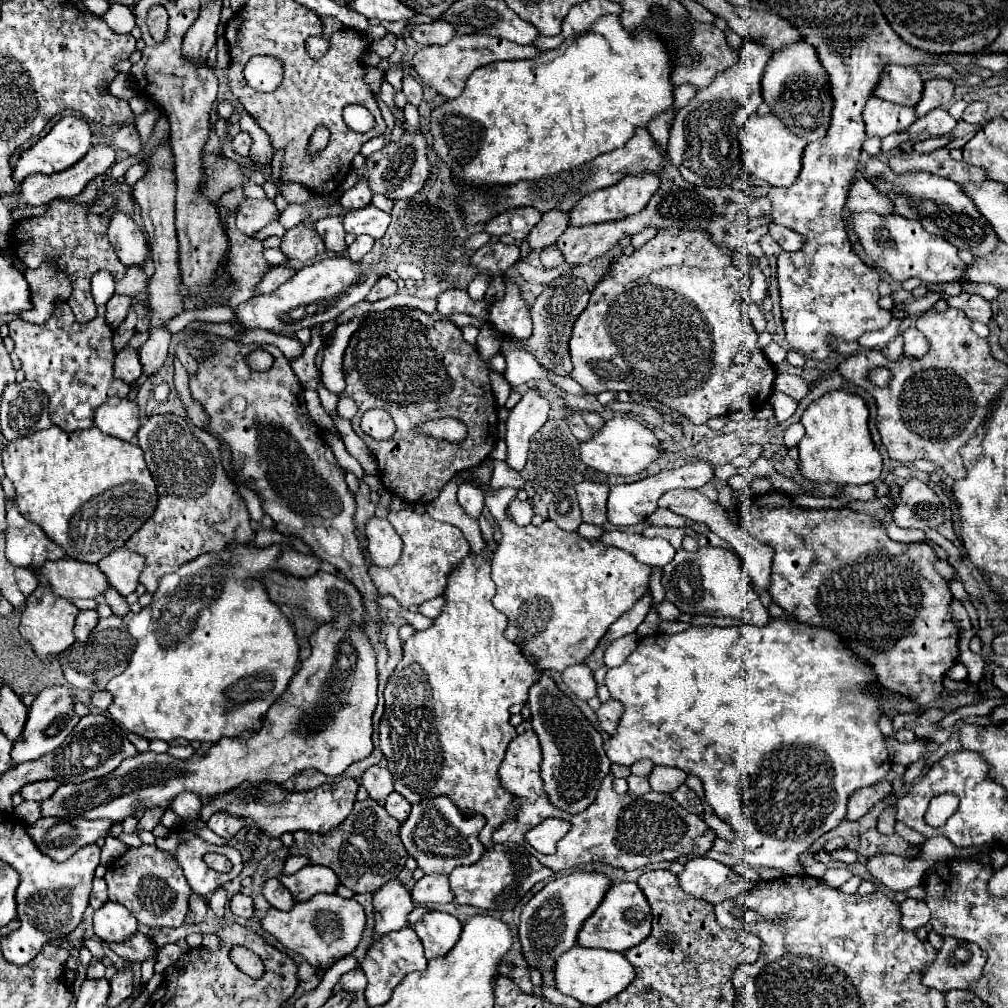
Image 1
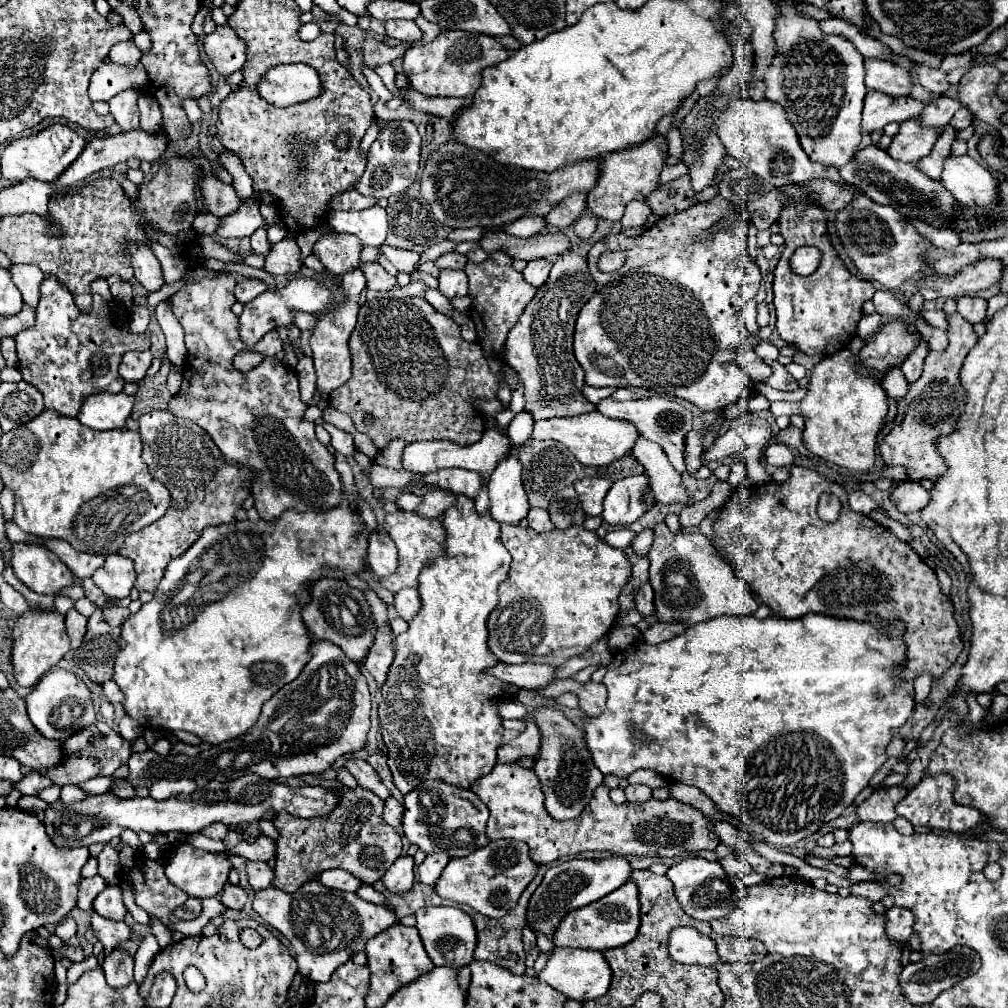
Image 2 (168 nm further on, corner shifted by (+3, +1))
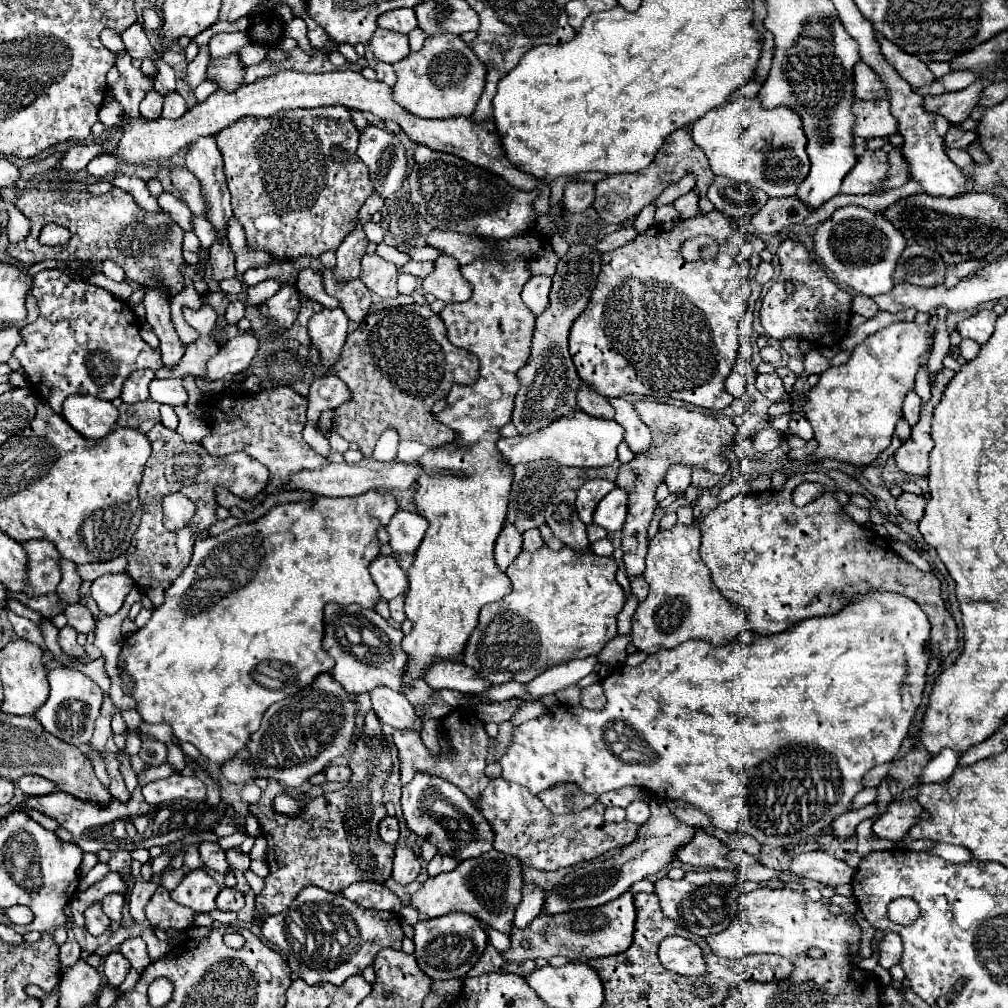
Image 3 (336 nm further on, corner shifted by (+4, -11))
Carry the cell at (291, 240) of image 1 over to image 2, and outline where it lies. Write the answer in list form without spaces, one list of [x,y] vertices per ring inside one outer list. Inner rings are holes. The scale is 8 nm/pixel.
[[[283,238],[281,242],[273,244],[269,256],[265,258],[265,266],[263,270],[269,274],[295,274],[299,272],[301,264],[299,264],[299,246],[293,238]]]

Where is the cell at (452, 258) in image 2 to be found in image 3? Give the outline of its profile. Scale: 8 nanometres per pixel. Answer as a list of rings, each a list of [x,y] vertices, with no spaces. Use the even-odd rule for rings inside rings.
[[[410,262],[402,268],[402,272],[408,272],[408,274],[414,274],[416,278],[426,278],[430,272],[434,272],[434,264],[432,262]]]

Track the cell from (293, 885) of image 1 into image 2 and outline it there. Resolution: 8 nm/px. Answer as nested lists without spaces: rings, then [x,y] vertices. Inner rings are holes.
[[[339,868],[319,874],[317,880],[323,882],[327,888],[335,888],[335,890],[343,890],[343,892],[357,892],[359,886],[361,886],[359,878],[355,878],[347,870],[339,870]]]

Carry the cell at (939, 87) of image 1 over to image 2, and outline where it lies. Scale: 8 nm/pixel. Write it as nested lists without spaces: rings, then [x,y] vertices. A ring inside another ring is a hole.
[[[915,64],[911,70],[913,70],[913,74],[917,74],[917,80],[925,90],[929,90],[933,94],[945,94],[949,90],[949,84],[945,80],[945,72],[941,68]]]

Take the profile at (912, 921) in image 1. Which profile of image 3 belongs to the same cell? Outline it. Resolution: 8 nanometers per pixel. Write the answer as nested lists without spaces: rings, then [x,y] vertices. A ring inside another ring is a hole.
[[[888,932],[880,942],[880,966],[892,968],[894,964],[900,962],[900,956],[902,956],[902,938],[898,934]]]

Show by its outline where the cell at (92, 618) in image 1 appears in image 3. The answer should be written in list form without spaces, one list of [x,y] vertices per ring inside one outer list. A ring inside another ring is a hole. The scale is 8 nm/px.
[[[64,626],[64,628],[60,630],[58,642],[60,642],[62,650],[64,650],[68,656],[82,658],[86,652],[84,652],[84,646],[80,646],[80,644],[76,642],[76,636],[78,636],[78,632],[76,632],[72,626]]]

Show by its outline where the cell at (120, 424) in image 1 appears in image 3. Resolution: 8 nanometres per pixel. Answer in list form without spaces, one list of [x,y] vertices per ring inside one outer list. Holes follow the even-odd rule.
[[[70,396],[62,404],[64,420],[88,440],[102,440],[118,422],[118,408],[96,396]]]

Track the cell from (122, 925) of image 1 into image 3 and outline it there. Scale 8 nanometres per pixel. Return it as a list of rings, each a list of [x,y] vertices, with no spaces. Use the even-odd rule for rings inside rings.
[[[108,894],[102,900],[102,910],[112,922],[122,922],[122,906],[124,906],[122,894]]]

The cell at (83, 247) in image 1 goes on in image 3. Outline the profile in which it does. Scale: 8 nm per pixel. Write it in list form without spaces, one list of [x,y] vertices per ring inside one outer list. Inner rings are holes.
[[[114,188],[100,196],[72,194],[72,192],[42,192],[24,190],[16,202],[16,208],[30,220],[30,234],[10,246],[10,256],[22,264],[38,264],[44,260],[78,262],[88,268],[98,268],[104,260],[118,264],[128,280],[140,282],[142,286],[160,288],[166,294],[176,294],[182,290],[182,276],[178,268],[182,260],[182,238],[184,230],[172,220],[166,210],[146,212],[142,210],[132,194]],[[56,222],[72,232],[72,238],[62,248],[40,248],[38,234],[44,224]]]

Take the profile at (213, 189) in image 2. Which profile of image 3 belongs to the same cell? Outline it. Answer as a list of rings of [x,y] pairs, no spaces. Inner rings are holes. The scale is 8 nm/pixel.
[[[176,168],[176,170],[172,170],[172,182],[174,182],[176,190],[180,190],[180,194],[182,194],[184,202],[188,204],[188,208],[192,210],[192,214],[206,218],[208,204],[202,196],[200,180],[194,178],[192,172],[188,172],[186,168]]]

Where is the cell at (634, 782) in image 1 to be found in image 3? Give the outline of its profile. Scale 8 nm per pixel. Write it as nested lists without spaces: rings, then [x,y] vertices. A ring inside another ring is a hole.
[[[636,800],[634,804],[630,804],[626,808],[626,820],[634,822],[634,824],[644,824],[648,820],[648,816],[650,816],[650,806],[644,800]]]

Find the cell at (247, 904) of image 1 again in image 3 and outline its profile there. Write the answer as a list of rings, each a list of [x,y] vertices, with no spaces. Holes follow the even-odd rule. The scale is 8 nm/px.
[[[222,888],[216,898],[216,904],[218,904],[218,910],[238,912],[244,908],[244,894],[234,888]]]

